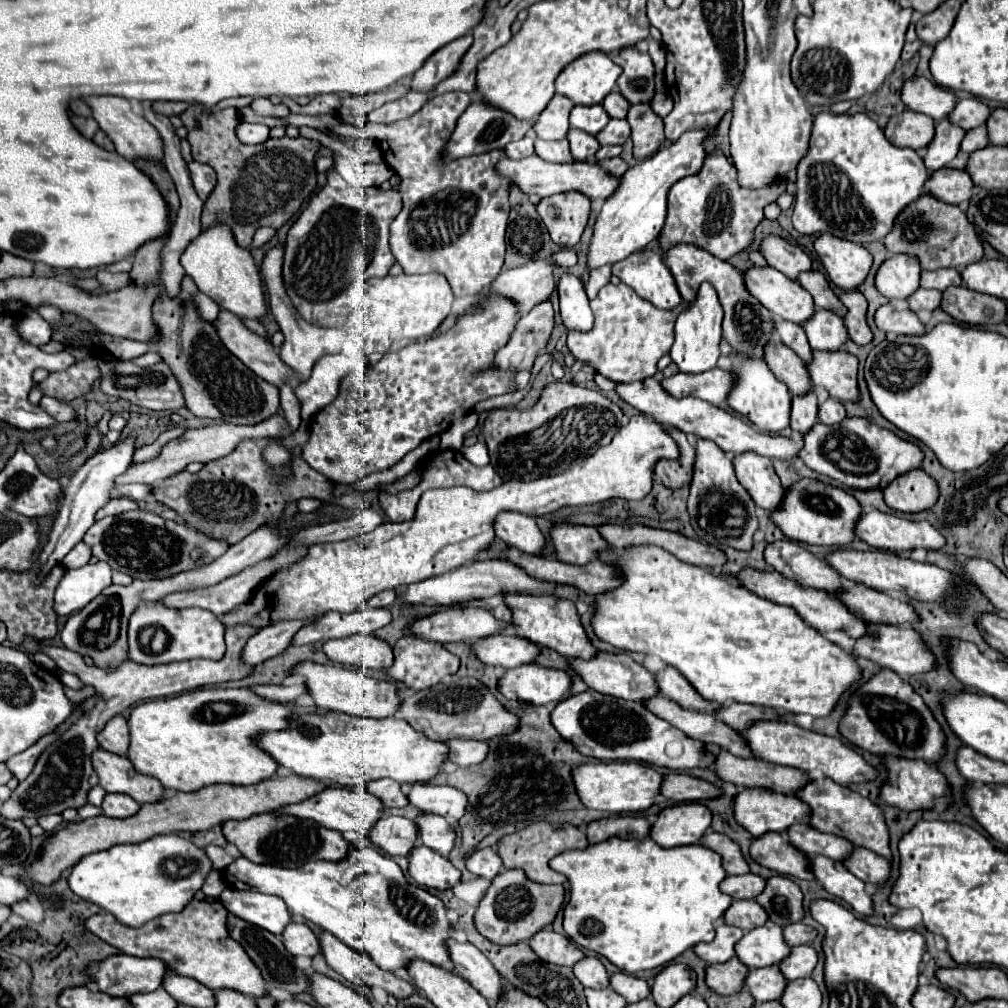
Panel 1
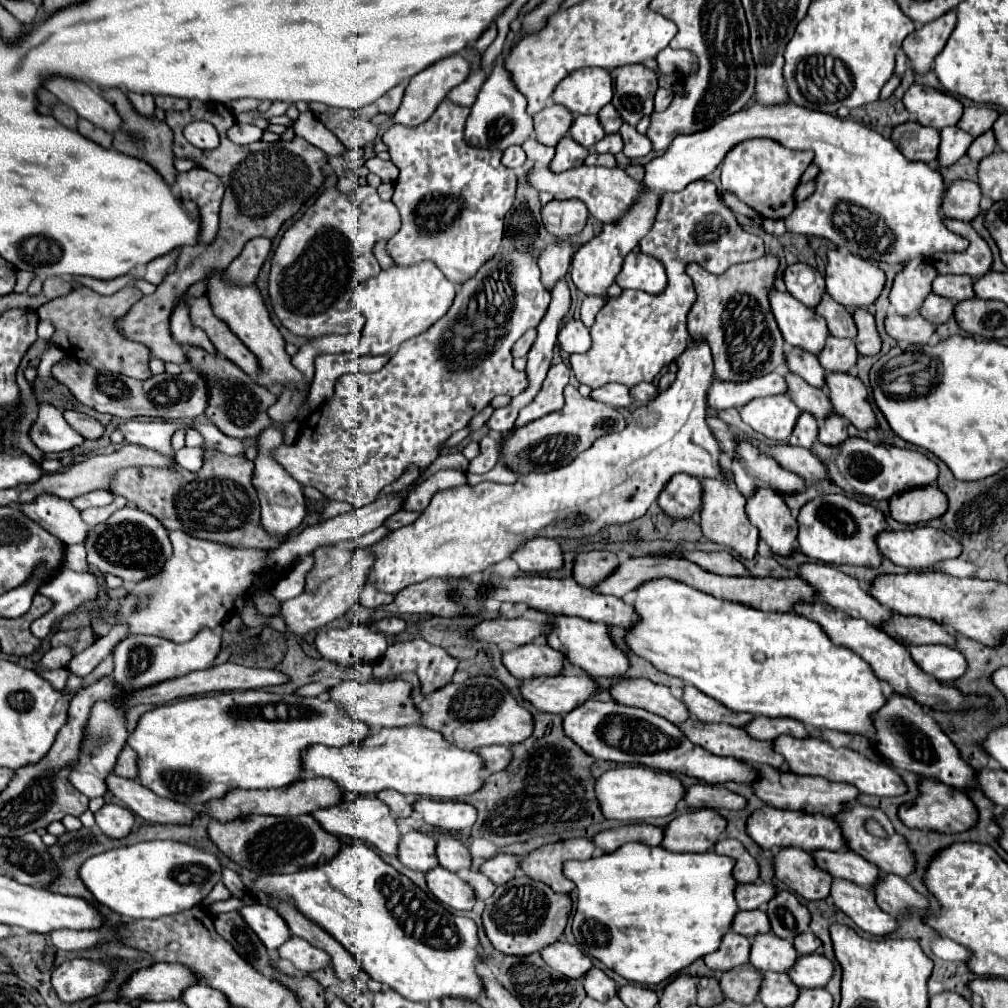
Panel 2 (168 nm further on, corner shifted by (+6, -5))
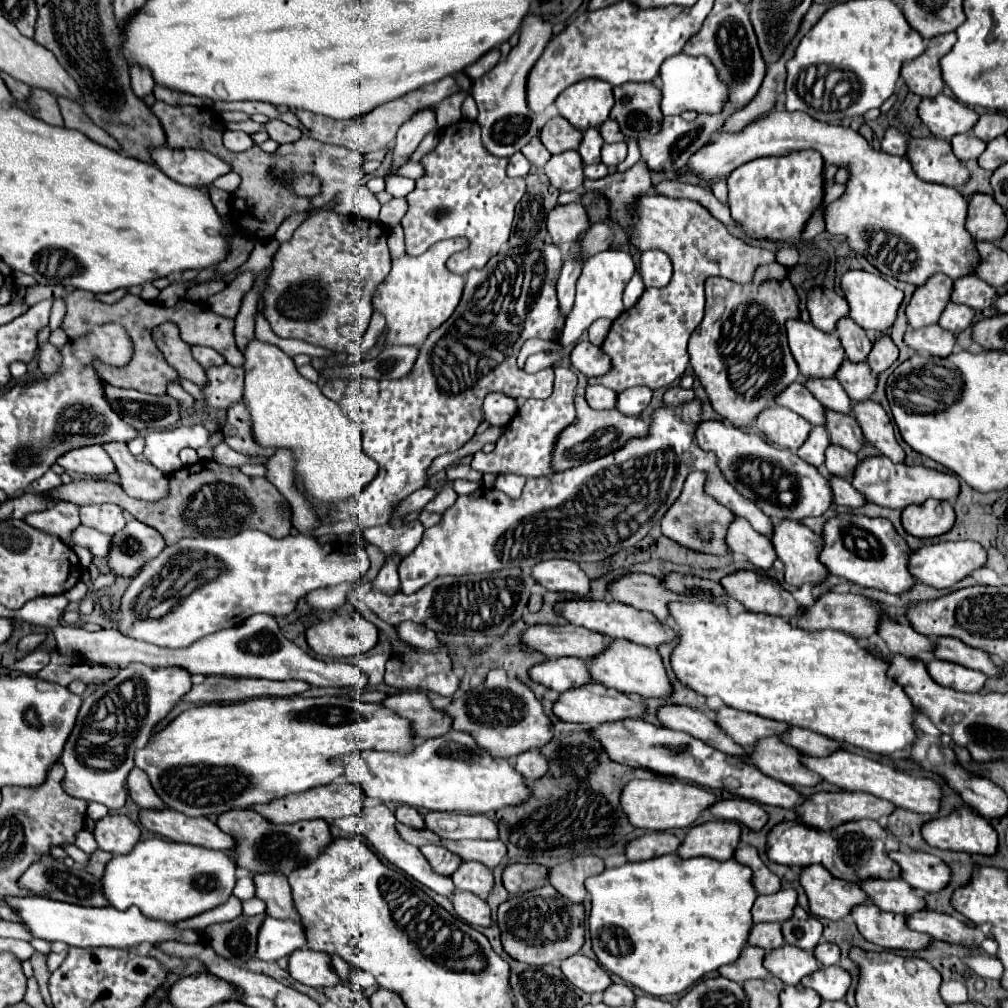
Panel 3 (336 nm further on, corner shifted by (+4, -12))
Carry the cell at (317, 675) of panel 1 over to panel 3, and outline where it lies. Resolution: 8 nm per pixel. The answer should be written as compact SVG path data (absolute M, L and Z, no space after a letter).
M401 692L389 696L383 706L395 710L399 716L413 722L417 742L443 736L451 730L451 716L433 708L431 700L423 692Z

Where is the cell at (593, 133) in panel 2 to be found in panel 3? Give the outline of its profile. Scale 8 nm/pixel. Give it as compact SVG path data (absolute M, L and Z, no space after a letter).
M597 128L583 132L583 142L579 146L579 154L581 154L583 162L585 164L599 164L601 162L601 158L599 158L601 146L603 146L603 138Z

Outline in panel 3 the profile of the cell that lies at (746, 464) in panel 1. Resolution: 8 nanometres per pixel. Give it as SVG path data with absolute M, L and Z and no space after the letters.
M779 522L771 536L779 560L785 564L785 582L791 586L819 584L829 570L819 560L823 538L801 522Z

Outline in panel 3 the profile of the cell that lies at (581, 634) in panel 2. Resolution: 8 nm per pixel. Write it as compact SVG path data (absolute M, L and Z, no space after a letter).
M627 640L611 642L611 646L591 662L589 672L595 682L601 682L603 686L625 694L639 694L641 698L661 698L661 700L667 700L673 694L673 686L669 682L659 652Z

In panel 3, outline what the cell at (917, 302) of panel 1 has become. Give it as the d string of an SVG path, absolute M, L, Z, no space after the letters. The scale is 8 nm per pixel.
M949 304L941 318L939 318L939 326L953 332L953 334L959 334L963 332L965 328L969 328L973 324L973 318L975 318L975 310L971 310L969 306L963 306L963 304Z

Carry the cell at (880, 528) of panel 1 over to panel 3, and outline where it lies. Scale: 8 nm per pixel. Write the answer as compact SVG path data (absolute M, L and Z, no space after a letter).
M939 542L923 546L915 554L911 554L909 570L923 584L929 584L933 588L951 588L959 580L971 576L975 570L983 568L985 562L987 562L987 552L977 542Z

